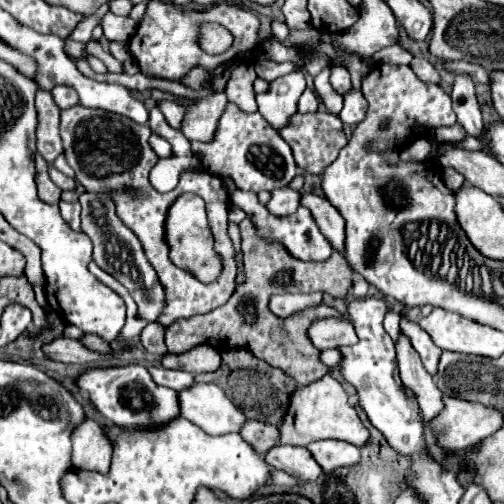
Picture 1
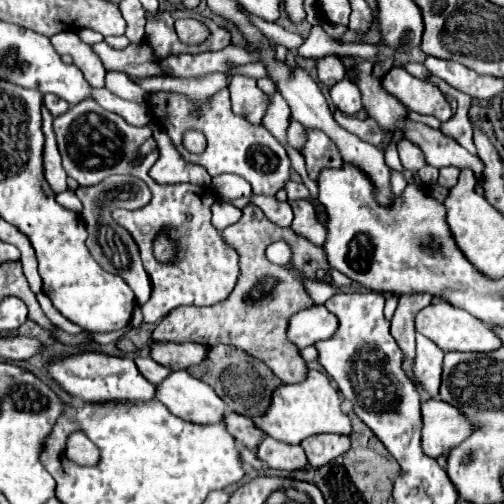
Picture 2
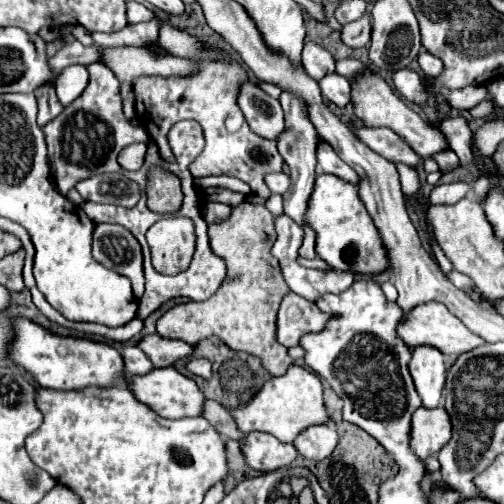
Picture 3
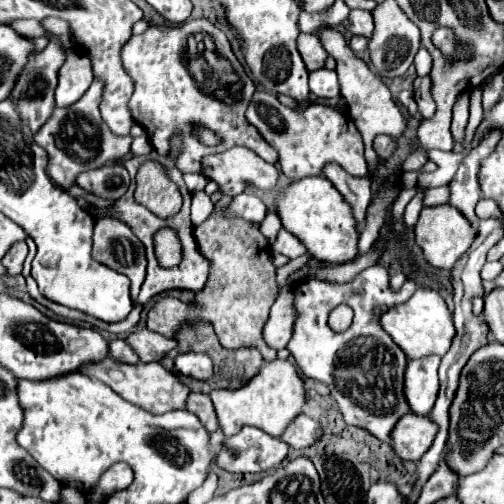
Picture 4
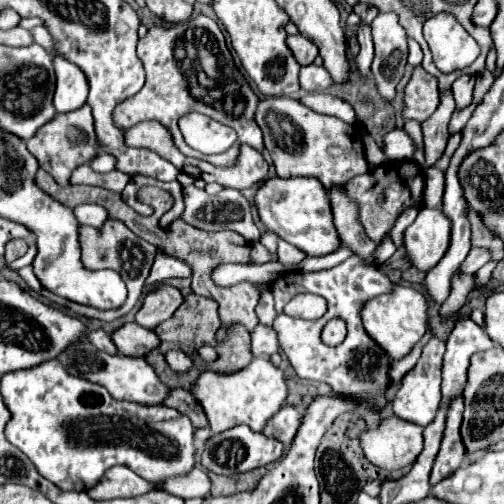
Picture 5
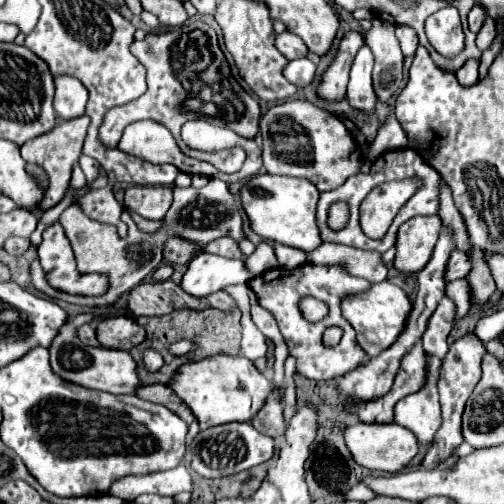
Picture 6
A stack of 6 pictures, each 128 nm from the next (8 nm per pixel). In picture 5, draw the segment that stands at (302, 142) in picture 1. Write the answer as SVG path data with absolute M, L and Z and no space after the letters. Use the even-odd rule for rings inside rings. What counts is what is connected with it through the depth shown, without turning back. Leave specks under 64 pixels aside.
M336 186L330 190L332 198L332 212L334 212L334 224L340 238L340 248L350 248L352 254L360 256L368 266L378 266L374 252L376 244L364 234L364 228L358 222L358 210L352 200L344 194L342 186Z

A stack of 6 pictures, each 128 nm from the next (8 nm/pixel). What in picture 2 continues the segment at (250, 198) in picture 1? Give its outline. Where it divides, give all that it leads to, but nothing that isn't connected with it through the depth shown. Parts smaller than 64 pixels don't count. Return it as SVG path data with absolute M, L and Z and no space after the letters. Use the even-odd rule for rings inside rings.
M290 200L290 206L294 210L292 230L296 234L306 236L312 244L322 246L324 244L324 226L316 220L314 206L308 200Z

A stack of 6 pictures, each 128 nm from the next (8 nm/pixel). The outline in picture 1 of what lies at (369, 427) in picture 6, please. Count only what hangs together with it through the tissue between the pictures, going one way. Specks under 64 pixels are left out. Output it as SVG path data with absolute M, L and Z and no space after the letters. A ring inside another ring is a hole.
M442 396L442 402L444 402L444 408L436 418L430 420L430 428L432 432L436 432L436 444L444 450L450 448L452 452L460 452L464 448L470 448L476 442L494 434L502 426L502 416L494 408L486 408L482 404L472 404L466 400L456 400L450 396Z

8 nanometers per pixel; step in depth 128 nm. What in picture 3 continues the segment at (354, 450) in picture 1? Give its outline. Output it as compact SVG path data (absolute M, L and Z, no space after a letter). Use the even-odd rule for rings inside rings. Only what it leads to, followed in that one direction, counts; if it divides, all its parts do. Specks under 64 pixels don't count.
M318 424L310 426L304 432L298 434L294 440L294 448L304 456L312 460L324 460L332 454L332 450L338 444L338 434L334 424Z

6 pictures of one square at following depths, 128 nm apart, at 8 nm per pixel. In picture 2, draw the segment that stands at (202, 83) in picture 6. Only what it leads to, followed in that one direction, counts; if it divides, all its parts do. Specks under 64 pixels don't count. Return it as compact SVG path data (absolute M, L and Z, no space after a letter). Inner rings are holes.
M228 88L220 90L202 104L196 104L188 96L176 92L152 92L148 96L148 106L154 116L152 122L164 128L164 132L168 134L180 156L184 154L186 156L184 160L188 164L198 164L206 168L210 176L218 176L224 172L238 174L252 184L252 190L256 194L264 196L274 196L284 186L284 180L290 178L290 158L284 146L264 126L252 126L248 124L248 120L232 112ZM186 128L196 128L206 134L208 146L202 156L192 156L188 150L184 150L182 132Z

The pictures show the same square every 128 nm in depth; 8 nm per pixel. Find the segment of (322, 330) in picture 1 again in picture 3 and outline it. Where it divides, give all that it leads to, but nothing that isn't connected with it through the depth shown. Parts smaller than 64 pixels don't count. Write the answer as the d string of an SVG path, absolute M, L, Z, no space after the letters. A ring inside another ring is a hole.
M288 292L278 310L276 340L286 348L296 346L300 336L304 336L306 332L320 332L326 320L328 316L320 314L314 302Z

